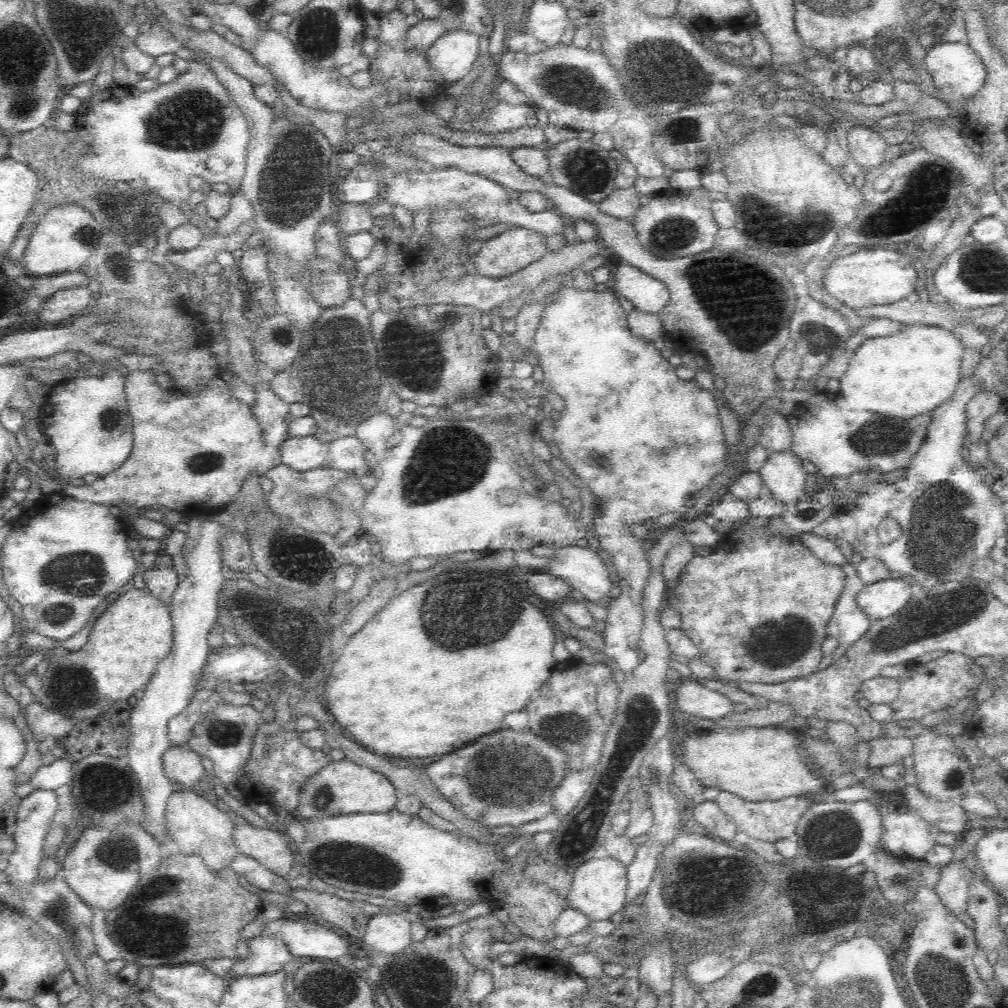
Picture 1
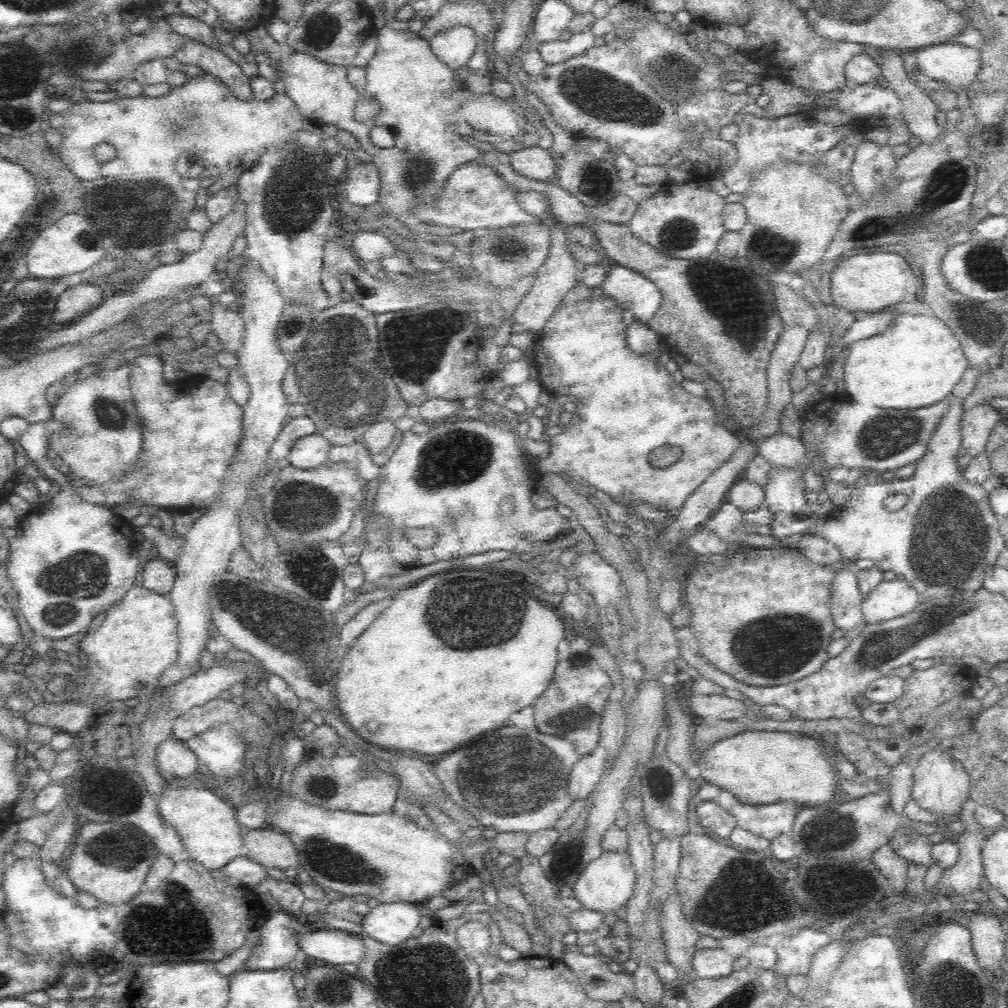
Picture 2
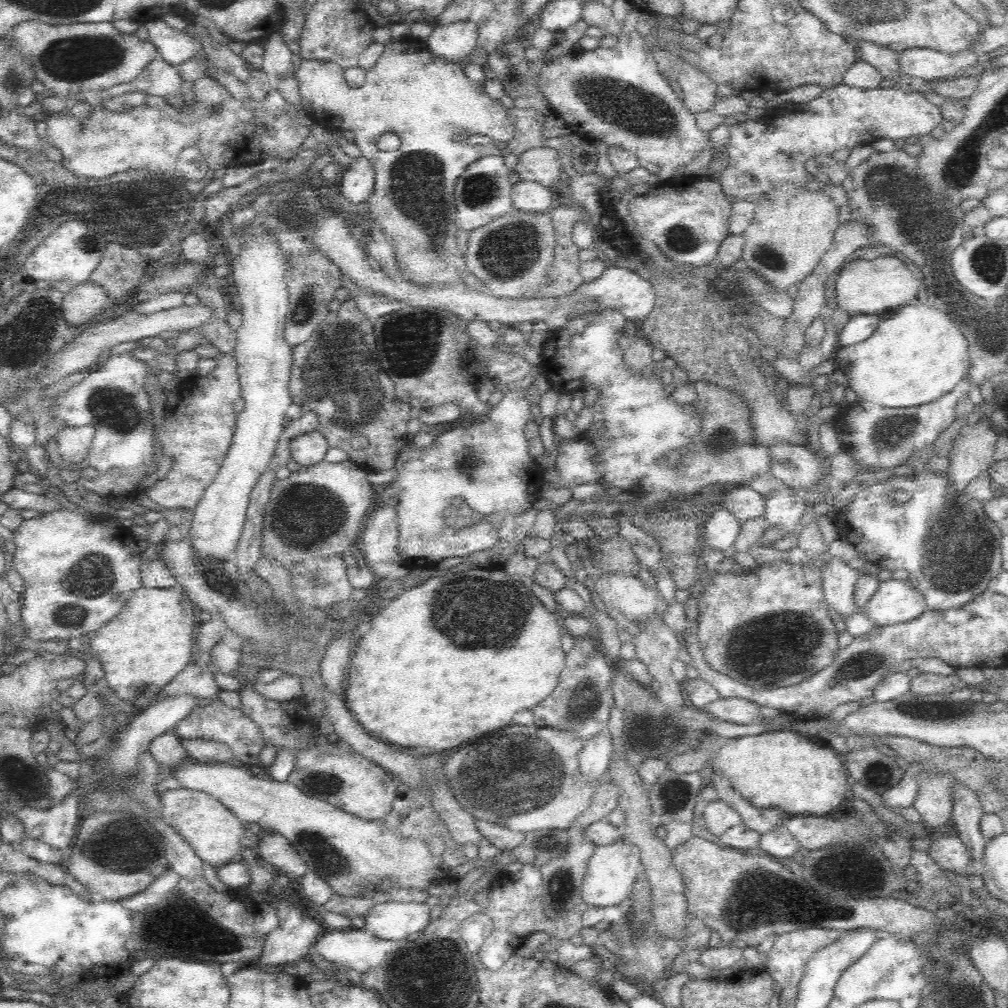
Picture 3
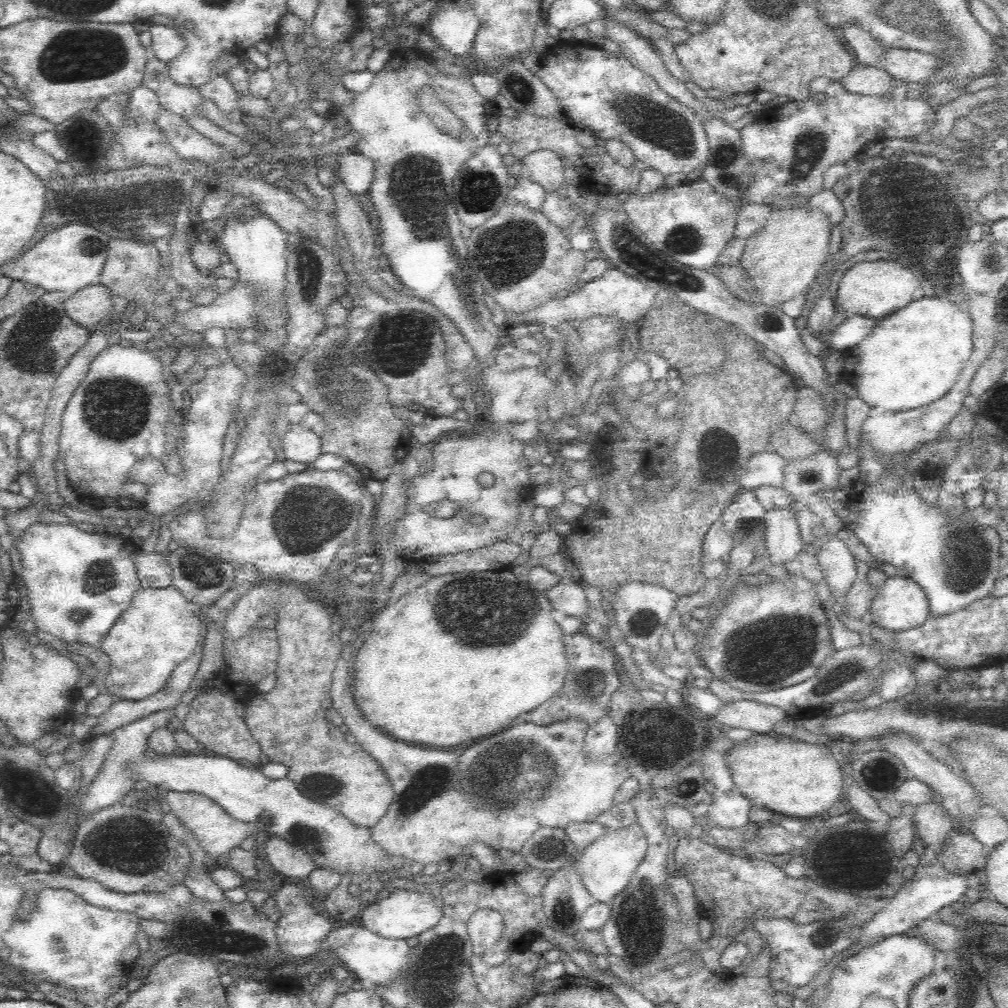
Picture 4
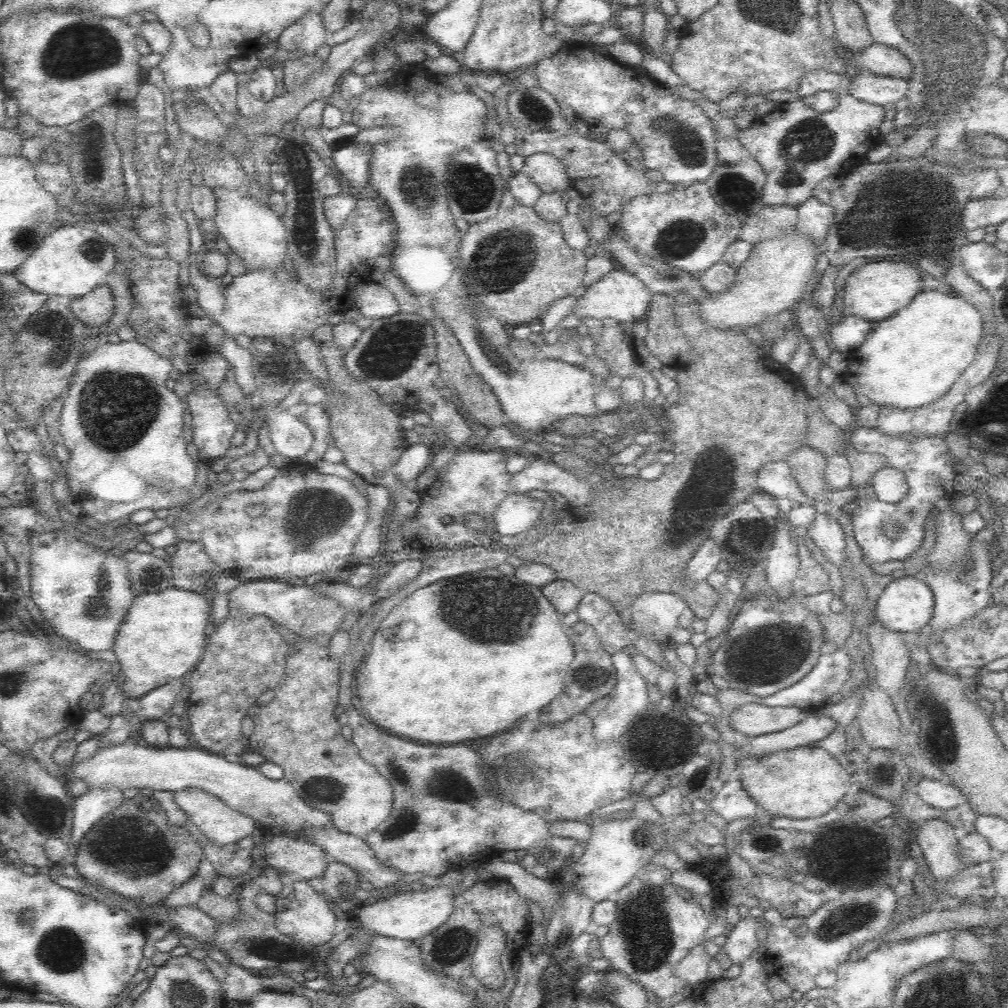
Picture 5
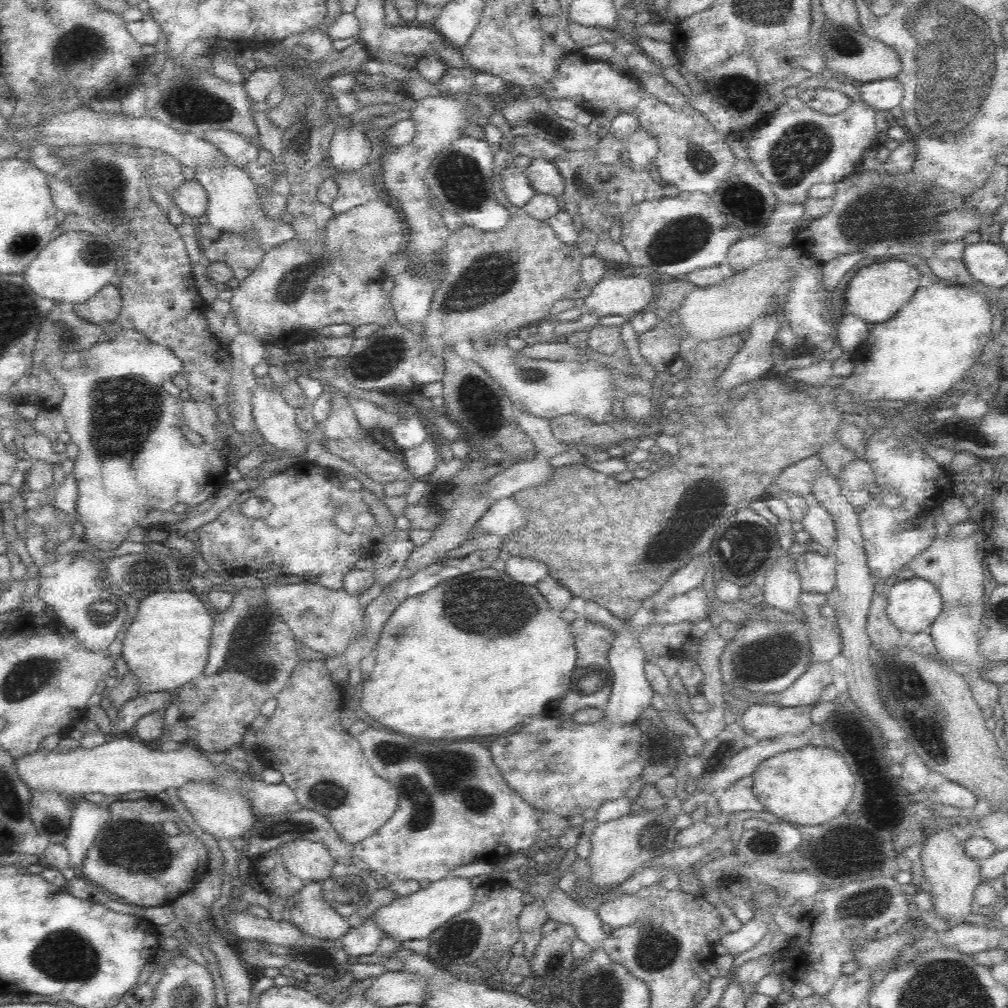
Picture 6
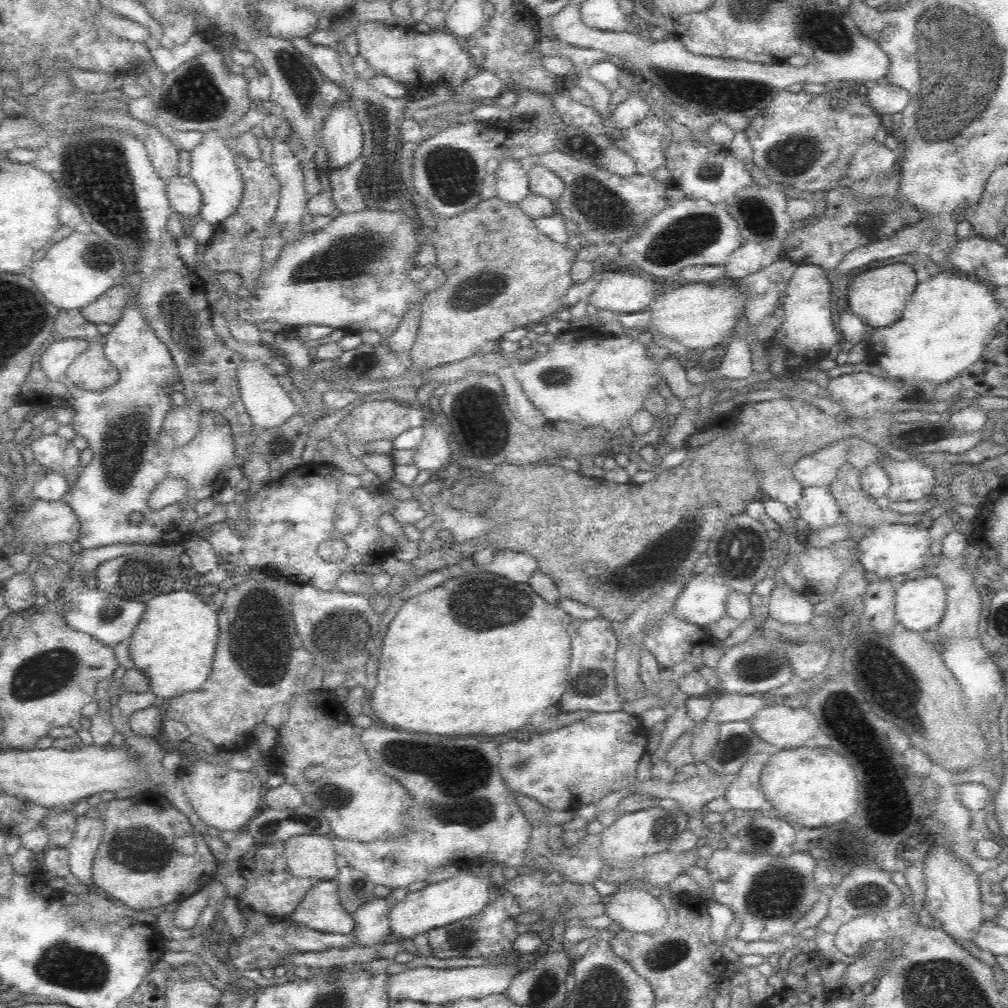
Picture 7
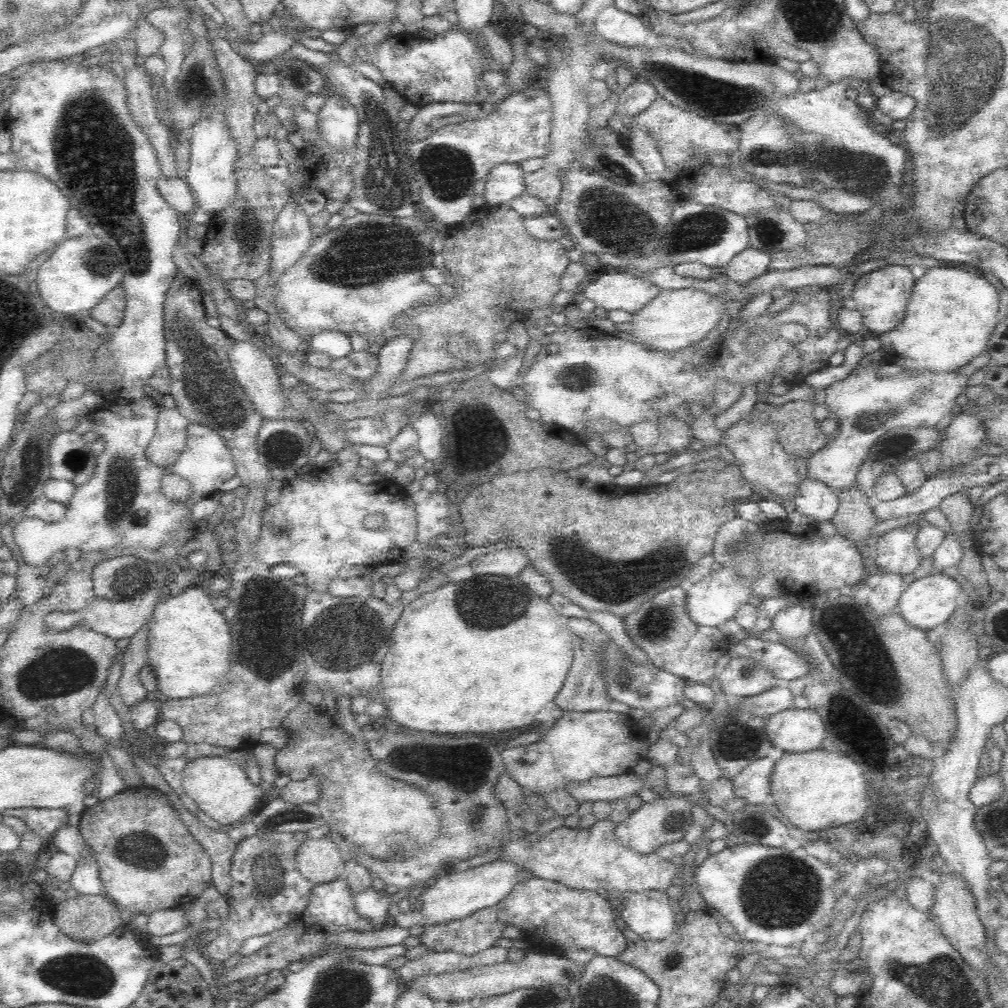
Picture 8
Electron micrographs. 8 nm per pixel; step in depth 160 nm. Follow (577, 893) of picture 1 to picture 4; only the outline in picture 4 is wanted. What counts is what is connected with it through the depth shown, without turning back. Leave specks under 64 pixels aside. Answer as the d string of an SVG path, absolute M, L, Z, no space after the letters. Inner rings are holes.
M634 822L620 829L608 830L600 838L594 839L578 858L574 869L580 873L582 884L595 902L612 904L614 897L620 894L636 873L638 866L646 857L648 839L642 827Z

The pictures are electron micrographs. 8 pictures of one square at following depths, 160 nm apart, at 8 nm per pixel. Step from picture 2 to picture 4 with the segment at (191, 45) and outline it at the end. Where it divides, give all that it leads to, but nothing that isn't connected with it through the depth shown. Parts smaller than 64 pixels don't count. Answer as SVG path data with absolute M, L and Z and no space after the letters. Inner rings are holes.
M152 24L149 31L152 34L152 45L149 52L158 60L165 63L174 61L186 50L185 38L169 25Z

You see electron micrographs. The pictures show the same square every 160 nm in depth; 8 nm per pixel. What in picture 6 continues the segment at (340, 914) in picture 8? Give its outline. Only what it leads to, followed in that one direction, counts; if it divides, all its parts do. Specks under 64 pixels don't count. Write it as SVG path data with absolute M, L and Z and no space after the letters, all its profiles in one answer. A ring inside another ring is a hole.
M247 875L242 878L242 881L243 886L239 891L241 892L242 898L244 898L249 905L257 904L258 906L263 906L268 910L269 916L274 920L292 923L309 937L336 940L342 938L350 928L348 921L344 920L344 918L336 912L336 909L326 901L324 893L322 892L322 885L319 882L308 881L297 893L282 897L281 894L270 894L266 891L256 891L252 889Z

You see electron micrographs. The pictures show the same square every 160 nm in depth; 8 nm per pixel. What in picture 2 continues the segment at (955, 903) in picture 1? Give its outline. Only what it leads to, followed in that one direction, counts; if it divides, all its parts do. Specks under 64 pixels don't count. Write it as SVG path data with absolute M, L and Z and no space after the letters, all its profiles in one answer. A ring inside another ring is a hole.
M961 810L958 815L966 826L956 842L959 858L954 866L944 869L943 876L936 884L938 891L948 896L963 895L980 888L980 881L984 876L983 842L974 811Z

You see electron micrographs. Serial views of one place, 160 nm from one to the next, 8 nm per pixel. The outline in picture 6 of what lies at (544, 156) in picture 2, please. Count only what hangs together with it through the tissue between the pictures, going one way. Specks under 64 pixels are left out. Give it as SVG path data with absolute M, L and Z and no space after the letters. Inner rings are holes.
M534 158L524 171L534 192L551 194L555 197L563 193L565 180L553 162L543 158Z

